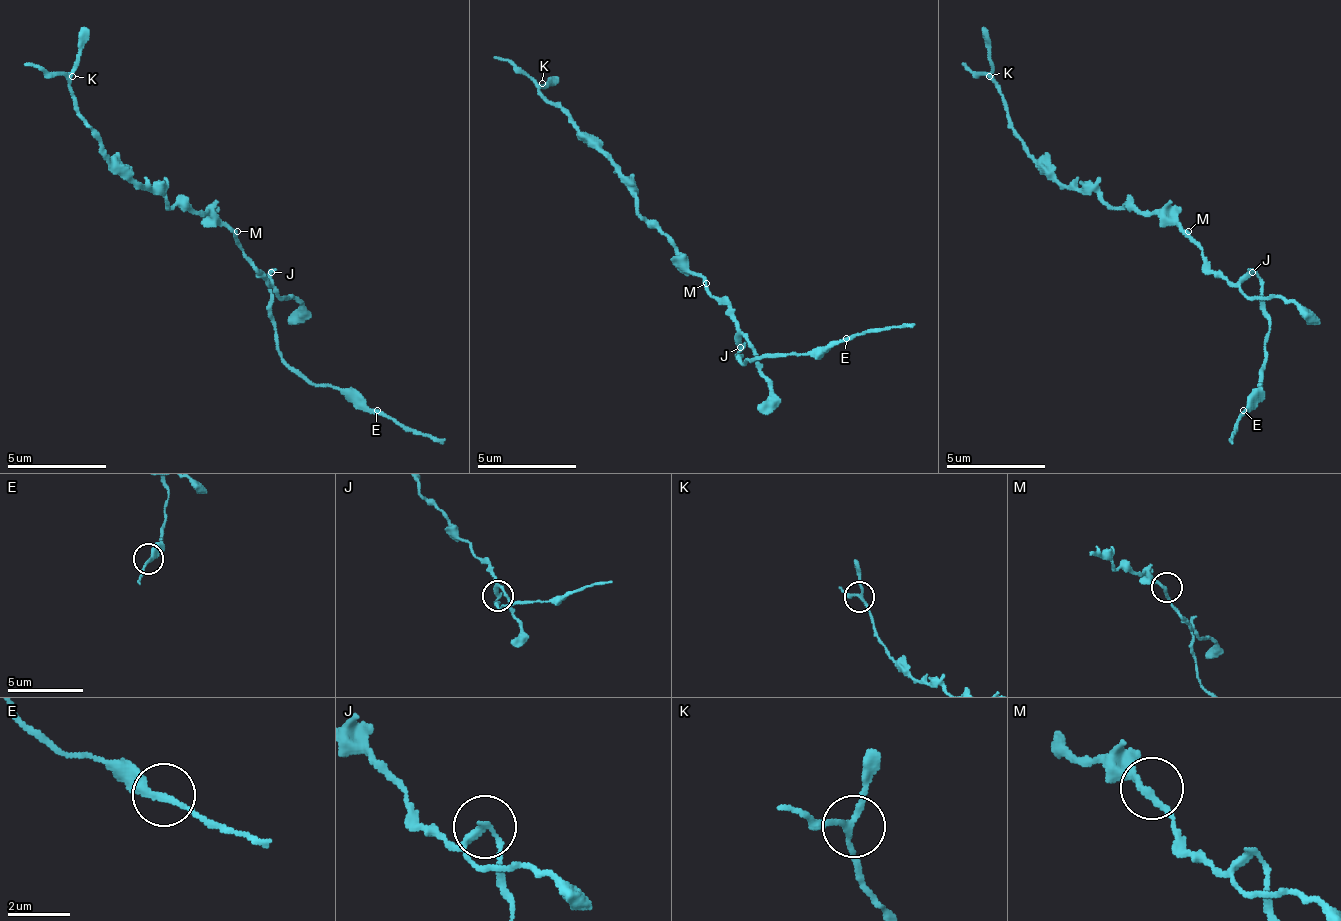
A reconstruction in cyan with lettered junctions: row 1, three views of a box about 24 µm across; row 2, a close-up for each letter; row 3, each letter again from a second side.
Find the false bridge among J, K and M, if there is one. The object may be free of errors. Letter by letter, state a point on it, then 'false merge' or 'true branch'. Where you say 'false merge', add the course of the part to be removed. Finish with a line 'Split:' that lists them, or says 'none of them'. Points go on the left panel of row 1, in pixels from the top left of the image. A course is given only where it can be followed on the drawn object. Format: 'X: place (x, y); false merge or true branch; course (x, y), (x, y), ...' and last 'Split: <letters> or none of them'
J: place (271, 272); false merge; course (272, 270), (277, 350), (297, 370), (357, 395), (372, 410), (447, 440)
K: place (72, 76); true branch
M: place (237, 231); true branch
Split: J

